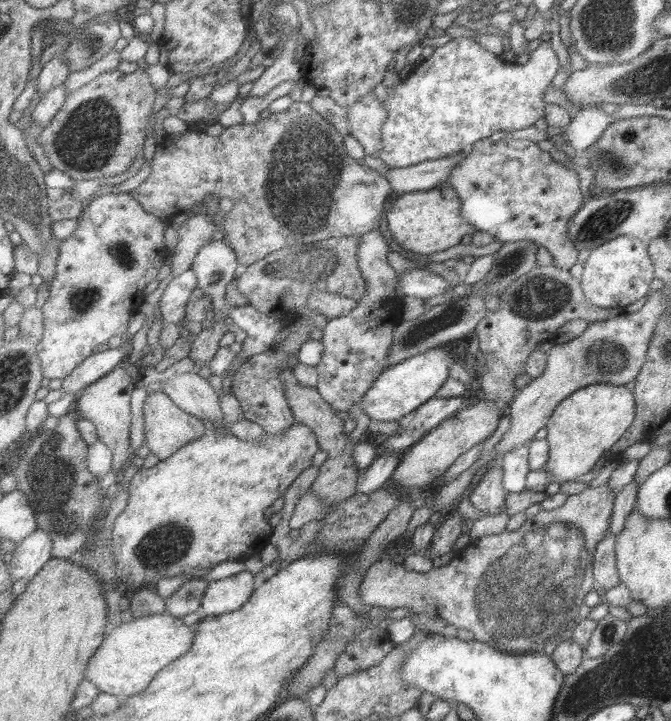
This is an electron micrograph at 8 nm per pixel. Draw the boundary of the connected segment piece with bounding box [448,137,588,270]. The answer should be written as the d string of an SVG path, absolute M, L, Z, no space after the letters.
M504 137L498 142L490 139L479 141L470 150L470 154L451 172L448 184L451 184L462 201L462 216L474 224L479 231L489 232L501 243L515 240L531 240L546 248L552 256L552 265L569 270L577 262L578 250L568 239L567 223L577 213L588 197L579 188L577 174L568 172L549 172L547 162L549 154L541 154L537 146L529 140L513 140Z

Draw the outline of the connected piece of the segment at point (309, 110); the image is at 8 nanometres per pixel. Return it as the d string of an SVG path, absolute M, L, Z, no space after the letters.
M296 101L292 103L285 111L281 113L270 114L266 119L259 119L255 124L240 123L235 124L227 129L217 137L203 134L202 129L197 129L196 124L189 125L189 130L182 135L165 134L165 139L161 143L157 143L154 149L154 159L151 161L152 172L145 182L141 183L137 188L133 189L130 194L149 212L151 215L169 219L169 214L175 214L179 210L191 209L191 206L199 206L207 202L209 192L221 196L221 198L231 198L235 200L235 210L229 212L225 216L225 237L227 243L231 244L238 256L238 262L242 268L251 267L258 260L267 258L272 252L289 248L291 246L303 245L305 243L319 242L333 237L341 236L359 236L362 237L367 233L379 228L381 218L387 216L385 213L385 202L389 194L394 192L390 181L379 174L377 170L371 170L367 166L363 166L359 161L349 156L346 145L344 144L343 134L338 132L338 129L327 120L325 116L317 112L310 102Z

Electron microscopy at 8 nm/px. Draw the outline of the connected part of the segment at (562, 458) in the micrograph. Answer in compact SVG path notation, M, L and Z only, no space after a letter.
M590 384L571 392L554 409L546 424L545 440L549 446L546 464L553 481L560 484L588 473L599 456L621 438L635 414L632 390L625 385Z

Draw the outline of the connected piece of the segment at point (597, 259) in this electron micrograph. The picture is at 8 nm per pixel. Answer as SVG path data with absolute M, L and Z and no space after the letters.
M617 236L590 251L582 266L580 288L596 308L614 309L643 298L653 279L654 267L646 246L637 238Z

